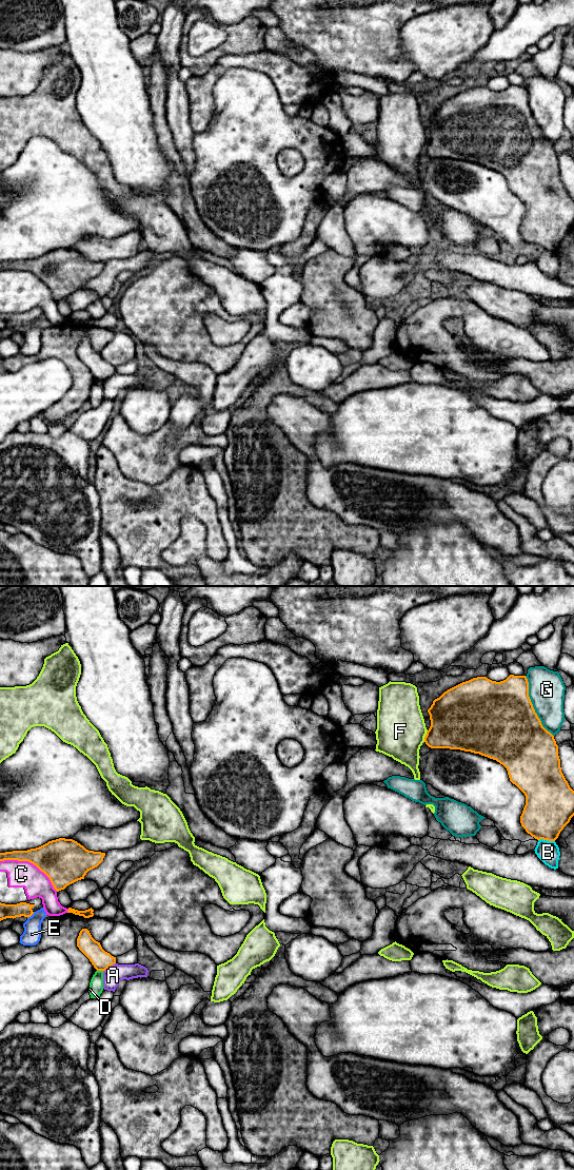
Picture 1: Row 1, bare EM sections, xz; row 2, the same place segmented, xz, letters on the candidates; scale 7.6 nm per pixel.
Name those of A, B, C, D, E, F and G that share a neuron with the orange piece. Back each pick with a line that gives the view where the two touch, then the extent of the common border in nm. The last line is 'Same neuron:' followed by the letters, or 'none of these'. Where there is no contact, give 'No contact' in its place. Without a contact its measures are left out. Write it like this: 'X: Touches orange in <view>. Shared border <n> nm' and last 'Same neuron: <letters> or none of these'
Same neuron: none of these

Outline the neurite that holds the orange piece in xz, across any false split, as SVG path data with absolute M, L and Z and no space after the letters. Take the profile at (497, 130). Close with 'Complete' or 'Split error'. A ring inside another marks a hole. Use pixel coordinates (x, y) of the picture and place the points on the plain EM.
M510 84L506 90L500 92L492 91L487 86L473 87L444 101L439 108L433 111L433 114L428 119L428 122L430 124L431 136L427 141L424 152L429 157L471 161L496 170L497 172L502 174L508 180L510 191L515 194L526 206L526 215L520 226L521 236L528 243L530 243L537 250L543 249L548 251L555 251L558 248L560 241L574 226L574 200L570 197L561 181L560 169L558 165L558 155L556 154L554 145L542 136L540 129L535 122L535 119L529 106L529 92L526 85Z. Complete

